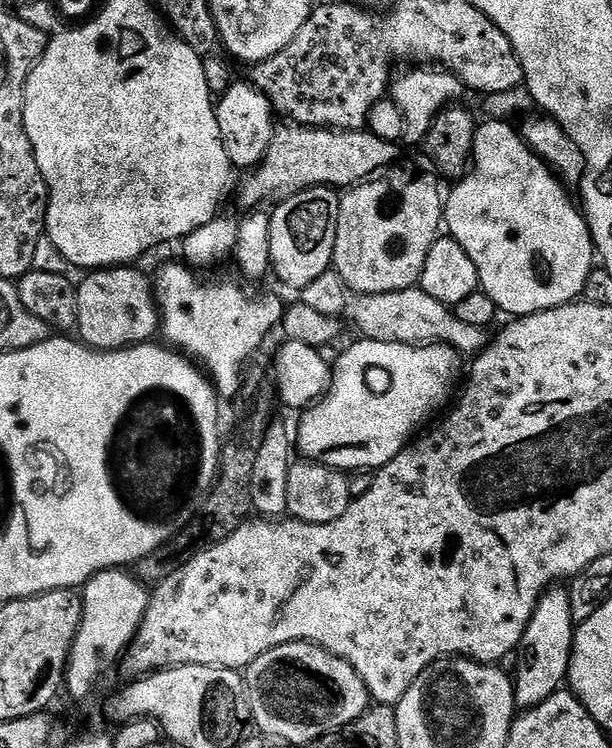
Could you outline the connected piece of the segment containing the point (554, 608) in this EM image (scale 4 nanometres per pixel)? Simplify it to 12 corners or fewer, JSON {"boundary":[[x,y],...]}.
{"boundary":[[567,587],[540,597],[514,653],[517,709],[565,687]]}

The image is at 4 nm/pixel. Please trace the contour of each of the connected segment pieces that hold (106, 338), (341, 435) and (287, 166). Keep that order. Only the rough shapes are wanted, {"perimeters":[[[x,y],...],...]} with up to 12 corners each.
{"perimeters":[[[136,266],[76,284],[79,339],[98,352],[146,344],[156,293]],[[363,338],[294,444],[379,470],[453,399],[445,344]],[[275,129],[241,175],[244,210],[391,169],[399,143],[367,130]]]}

